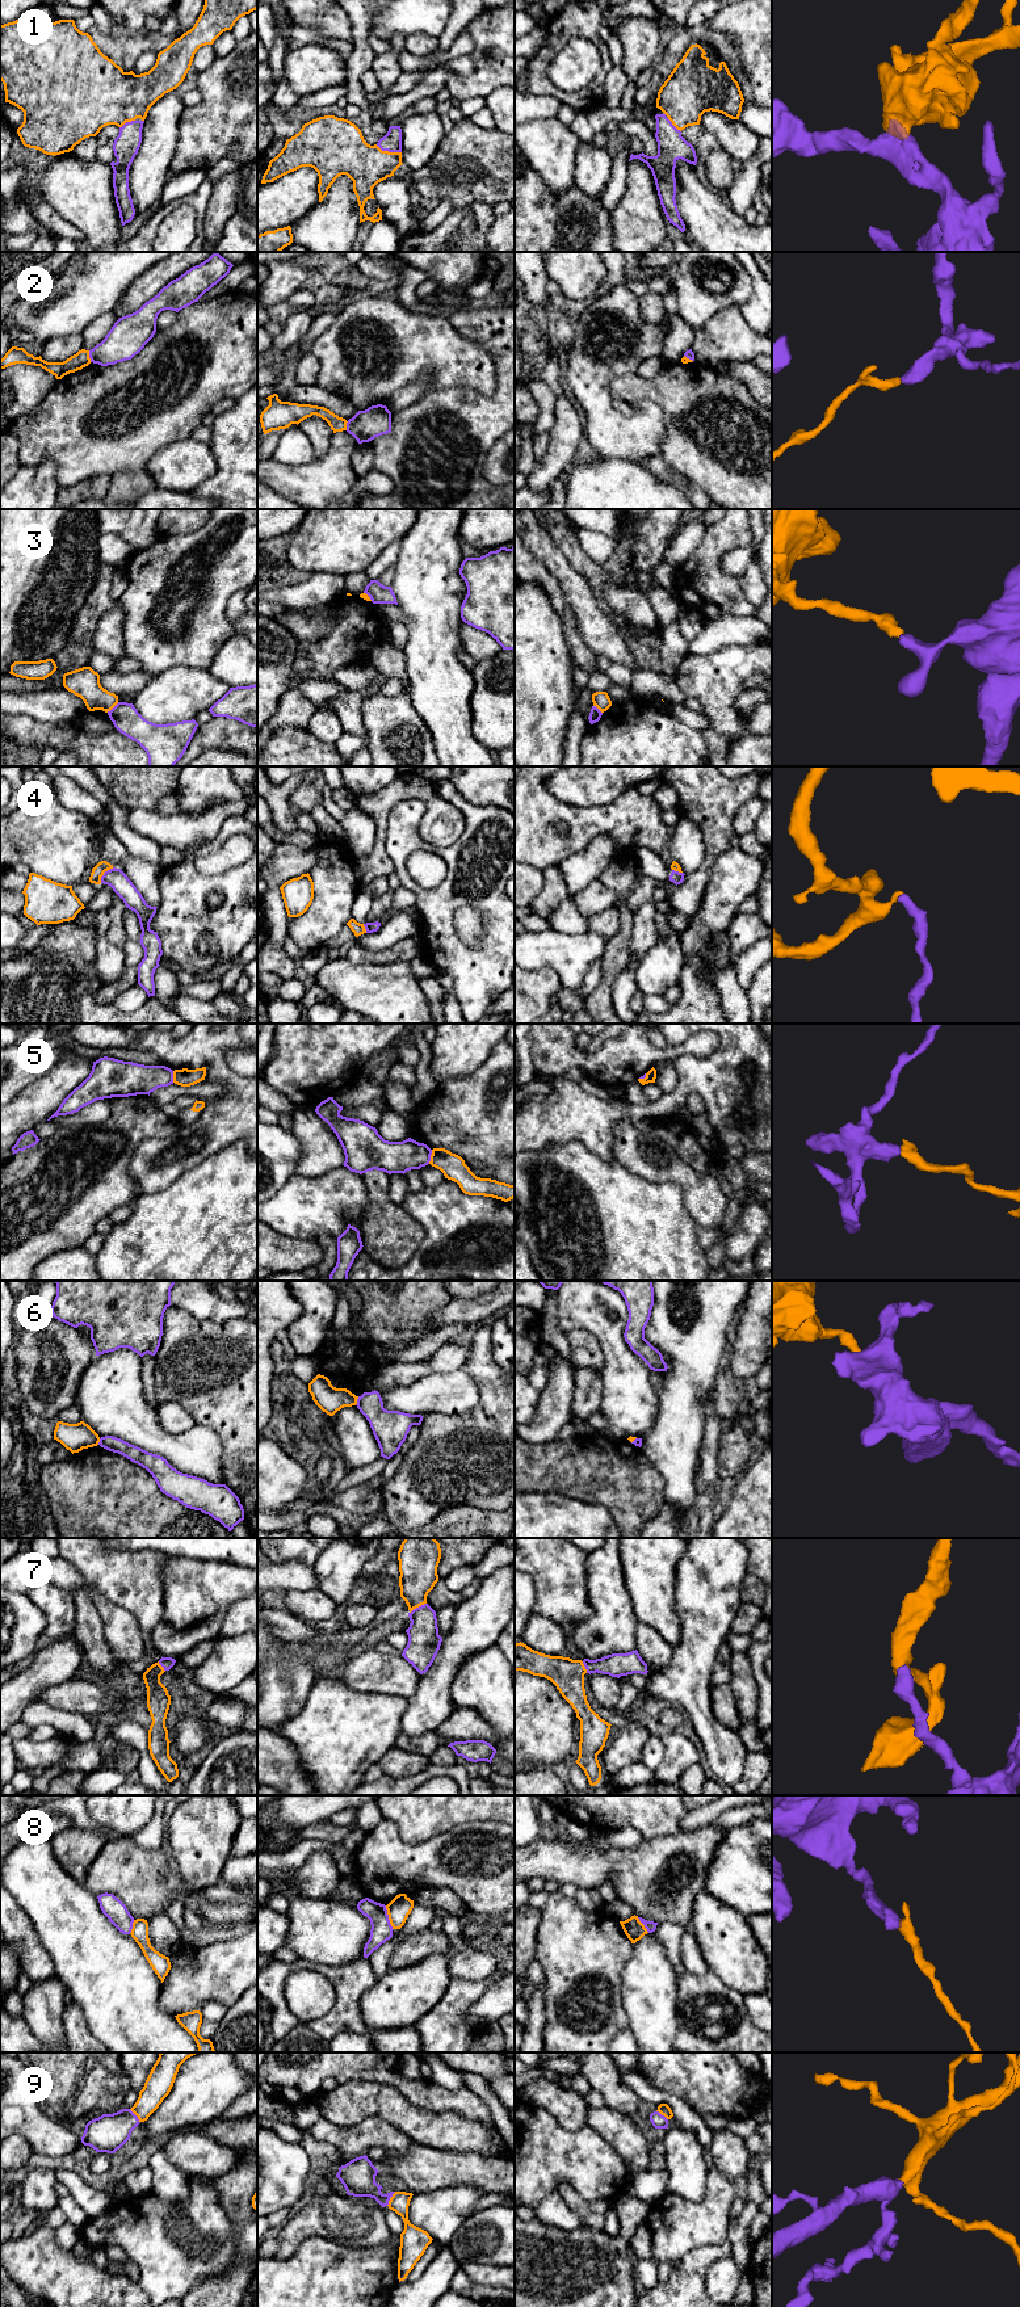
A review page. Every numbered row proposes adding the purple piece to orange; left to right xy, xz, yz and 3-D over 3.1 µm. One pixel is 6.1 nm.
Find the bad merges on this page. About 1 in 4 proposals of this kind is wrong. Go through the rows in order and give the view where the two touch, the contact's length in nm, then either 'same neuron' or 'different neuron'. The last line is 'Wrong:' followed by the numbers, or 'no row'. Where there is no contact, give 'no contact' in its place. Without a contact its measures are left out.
1: meets orange in xz; contact 170 nm long; same neuron
2: meets orange in xy; contact 70 nm long; different neuron
3: meets orange in xy; contact 100 nm long; different neuron
4: meets orange in xy; contact 130 nm long; different neuron
5: meets orange in xz; contact 90 nm long; different neuron
6: meets orange in xz; contact 60 nm long; different neuron
7: meets orange in xz; contact 120 nm long; same neuron
8: meets orange in xz; contact 160 nm long; different neuron
9: meets orange in xz; contact 110 nm long; same neuron
Wrong: 2, 3, 4, 5, 6, 8

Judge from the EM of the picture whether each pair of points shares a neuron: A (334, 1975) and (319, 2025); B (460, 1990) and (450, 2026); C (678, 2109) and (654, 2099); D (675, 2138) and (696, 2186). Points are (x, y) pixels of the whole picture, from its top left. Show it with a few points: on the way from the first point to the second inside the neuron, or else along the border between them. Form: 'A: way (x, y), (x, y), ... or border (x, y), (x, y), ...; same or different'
A: way (341, 1988), (341, 2008), (332, 2017); same
B: way (458, 1999), (450, 2012), (450, 2017); same
C: way (672, 2104), (667, 2099), (659, 2099); same
D: way (681, 2150), (687, 2175); same

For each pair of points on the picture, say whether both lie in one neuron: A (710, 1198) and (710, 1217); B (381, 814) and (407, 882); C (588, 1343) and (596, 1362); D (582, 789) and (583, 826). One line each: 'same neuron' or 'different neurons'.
A: same neuron
B: different neurons
C: same neuron
D: different neurons

